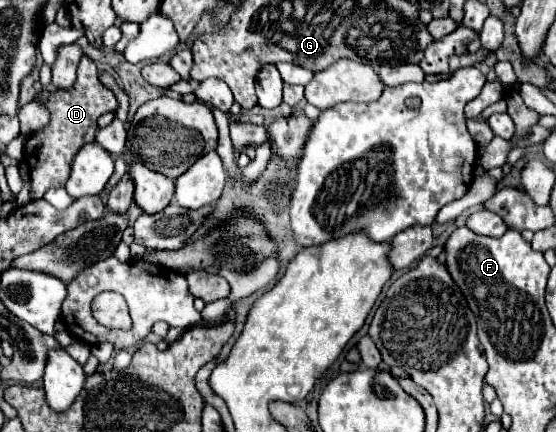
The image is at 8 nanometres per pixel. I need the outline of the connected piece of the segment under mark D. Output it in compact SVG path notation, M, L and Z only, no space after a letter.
M83 55L81 63L79 63L79 75L77 75L75 89L53 91L45 105L51 113L51 123L45 129L41 129L39 135L27 137L27 145L25 145L25 163L29 165L29 171L31 171L33 199L41 199L45 195L45 191L51 187L65 185L75 153L85 143L95 139L97 119L107 111L115 111L117 99L107 87L103 87L99 83L97 67L95 67L93 59Z

